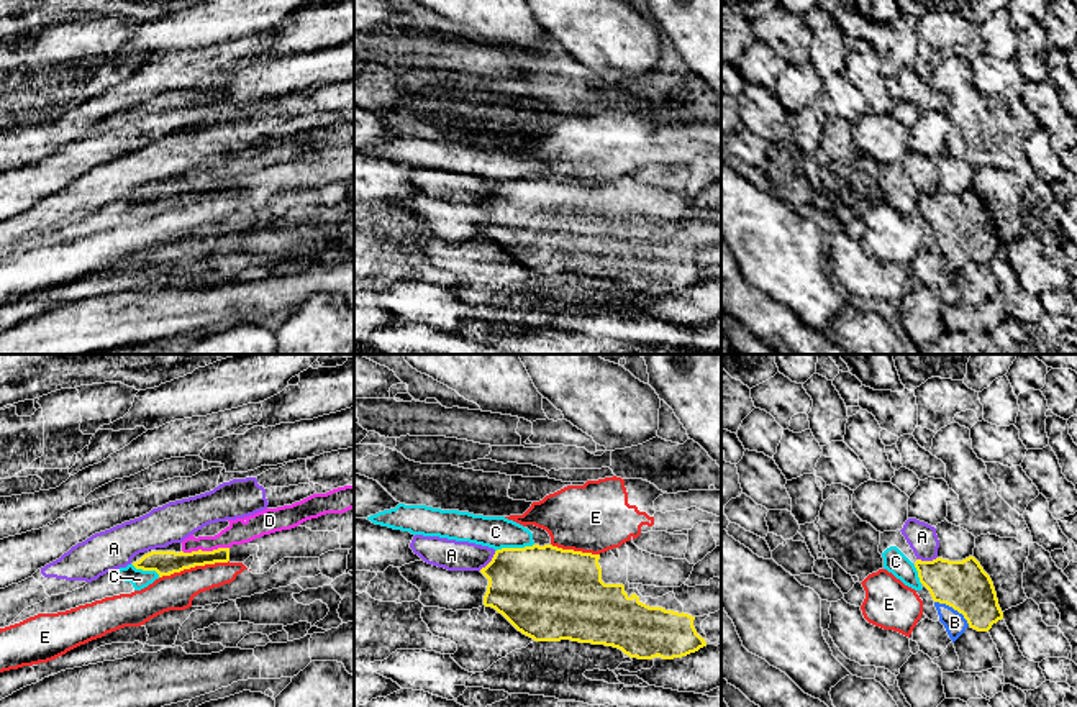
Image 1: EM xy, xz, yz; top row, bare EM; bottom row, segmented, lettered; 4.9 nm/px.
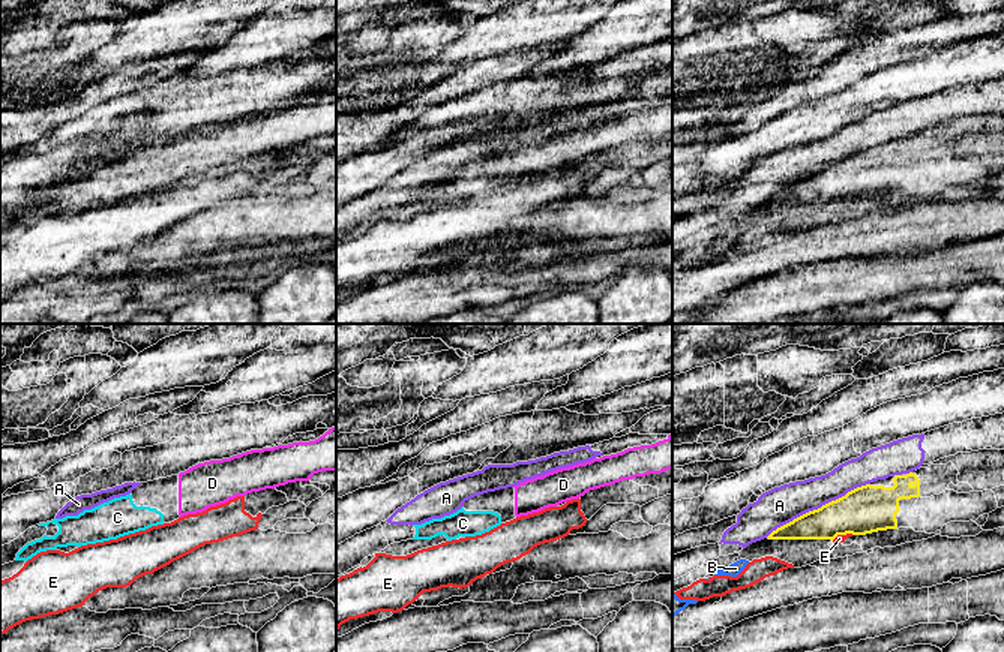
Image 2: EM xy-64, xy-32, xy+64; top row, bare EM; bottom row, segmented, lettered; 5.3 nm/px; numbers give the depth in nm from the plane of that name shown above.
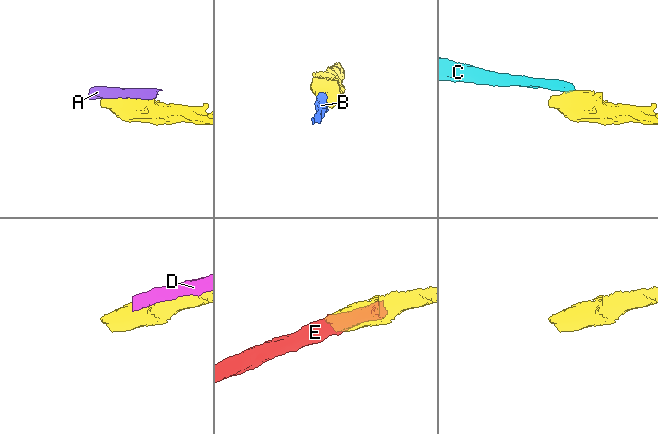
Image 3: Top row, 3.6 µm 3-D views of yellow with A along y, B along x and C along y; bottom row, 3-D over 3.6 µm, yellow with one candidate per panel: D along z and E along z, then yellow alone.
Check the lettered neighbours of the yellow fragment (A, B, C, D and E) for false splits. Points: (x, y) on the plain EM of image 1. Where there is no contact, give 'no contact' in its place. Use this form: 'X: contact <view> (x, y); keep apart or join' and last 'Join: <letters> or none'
A: contact xz (490, 194); keep apart
B: contact yz (954, 241); join
C: contact xz (513, 181); keep apart
D: contact xy (205, 184); keep apart
E: contact xy (194, 199); keep apart
Join: B

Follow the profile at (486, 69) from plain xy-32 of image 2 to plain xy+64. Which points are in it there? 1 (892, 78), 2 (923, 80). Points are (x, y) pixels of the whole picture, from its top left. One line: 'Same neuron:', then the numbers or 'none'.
Same neuron: none

